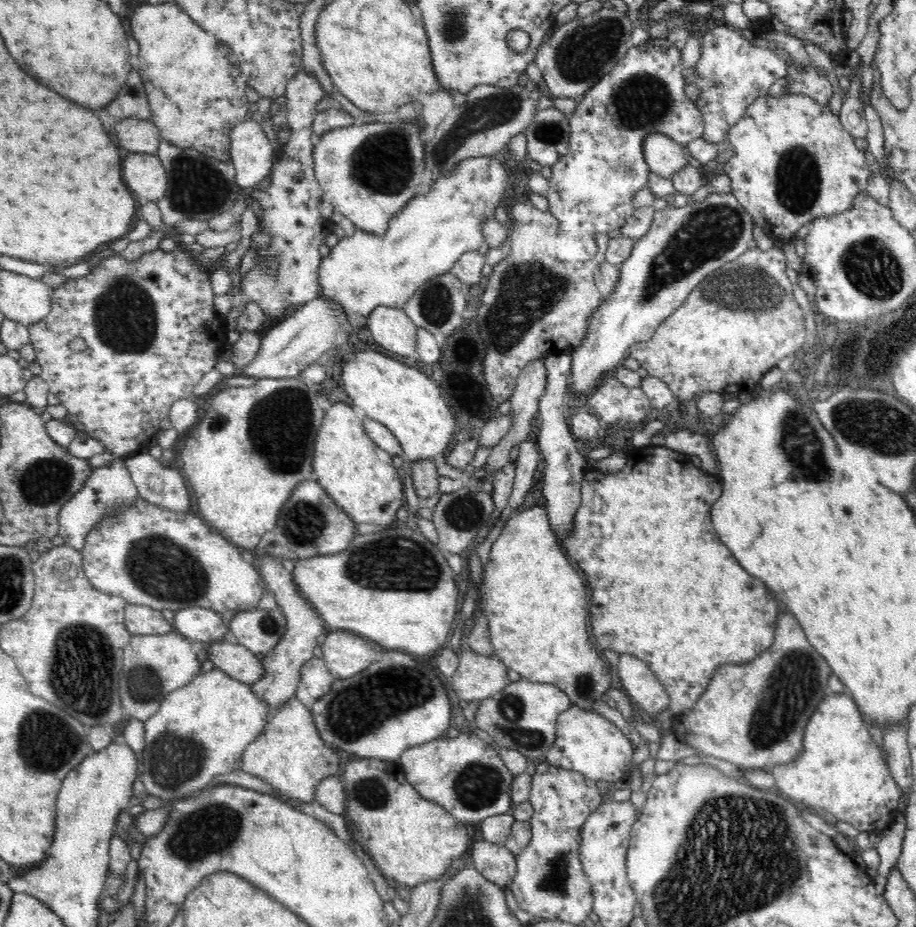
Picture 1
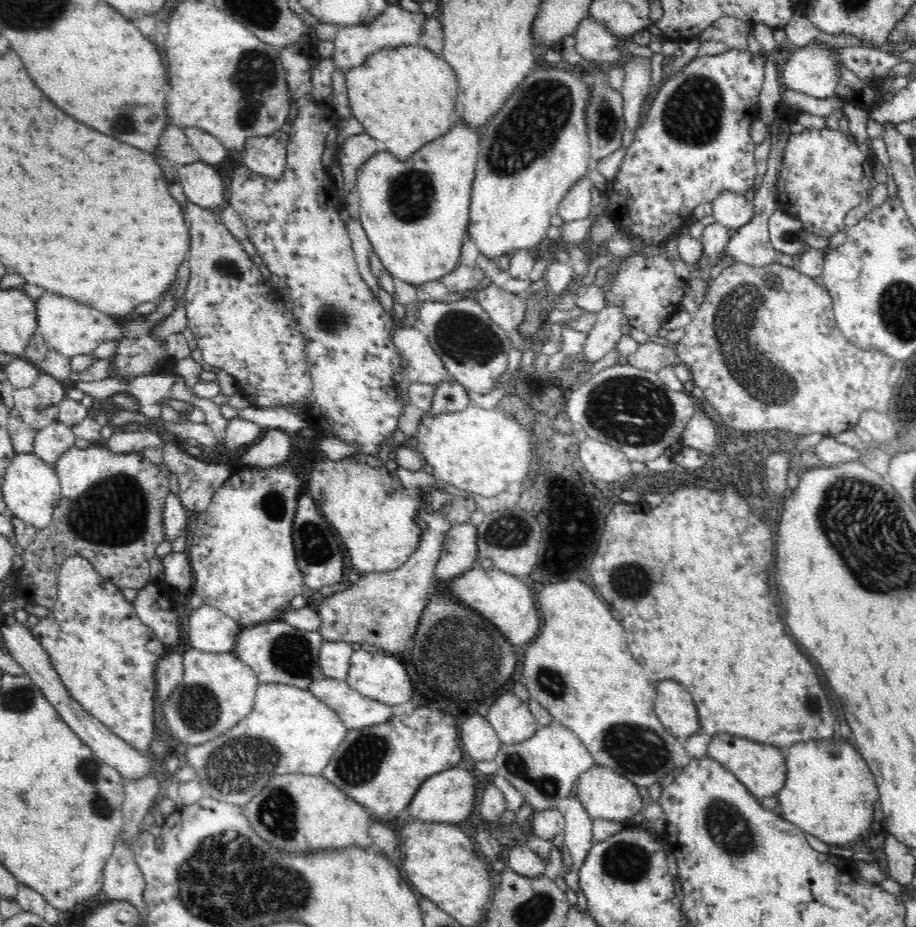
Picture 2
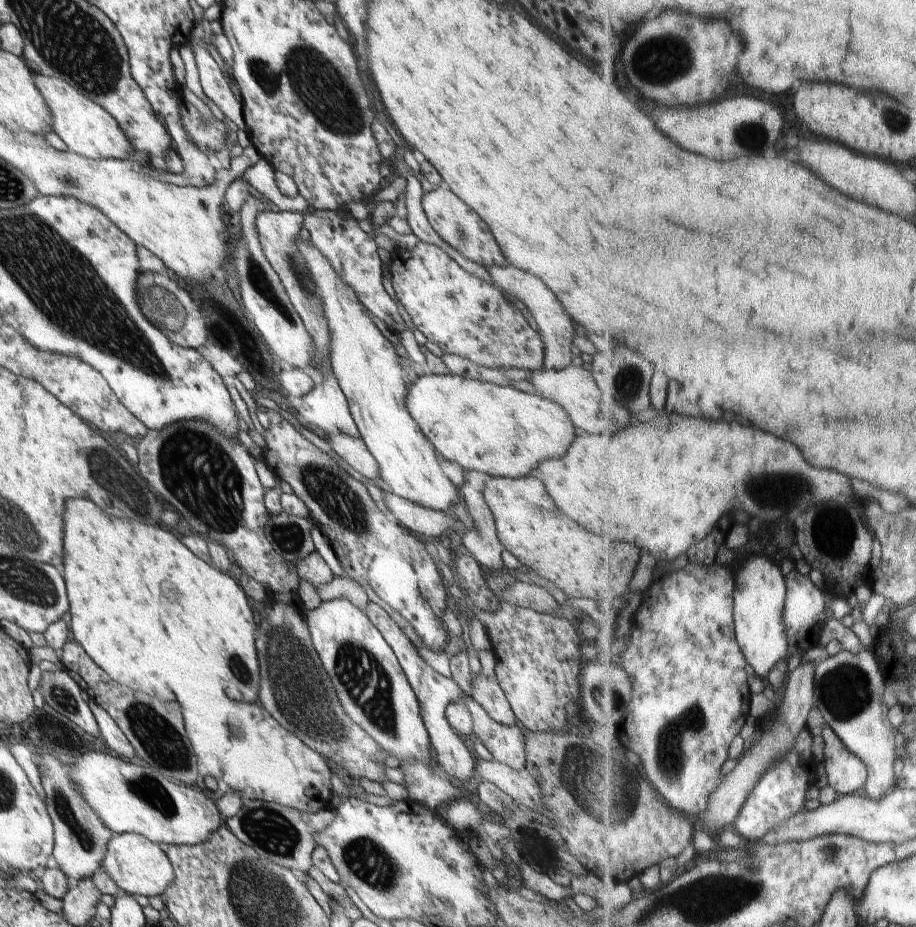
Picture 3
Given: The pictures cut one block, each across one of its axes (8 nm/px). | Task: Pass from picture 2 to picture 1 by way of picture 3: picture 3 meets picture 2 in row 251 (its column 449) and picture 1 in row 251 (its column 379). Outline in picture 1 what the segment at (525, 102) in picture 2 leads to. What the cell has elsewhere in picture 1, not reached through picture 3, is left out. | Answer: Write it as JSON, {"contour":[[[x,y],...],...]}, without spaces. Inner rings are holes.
{"contour":[[[482,156],[461,160],[448,176],[434,181],[426,196],[410,199],[398,214],[393,215],[382,236],[358,229],[350,237],[339,238],[338,243],[330,247],[328,256],[319,260],[319,298],[335,302],[343,308],[350,330],[361,327],[358,318],[367,317],[377,306],[402,309],[422,283],[452,271],[454,263],[463,252],[480,248],[484,243],[481,222],[485,218],[494,217],[494,208],[506,206],[510,200],[511,195],[503,190],[504,184],[505,168],[499,158]]]}

